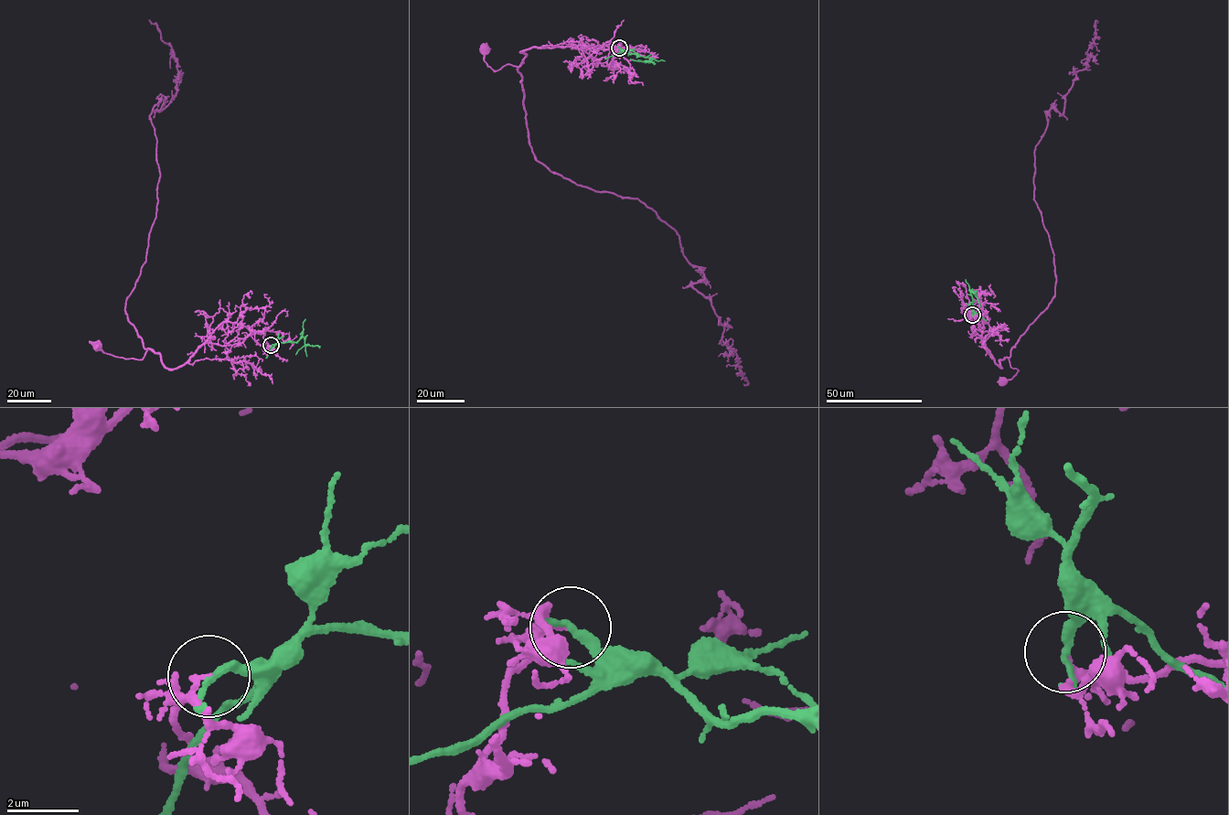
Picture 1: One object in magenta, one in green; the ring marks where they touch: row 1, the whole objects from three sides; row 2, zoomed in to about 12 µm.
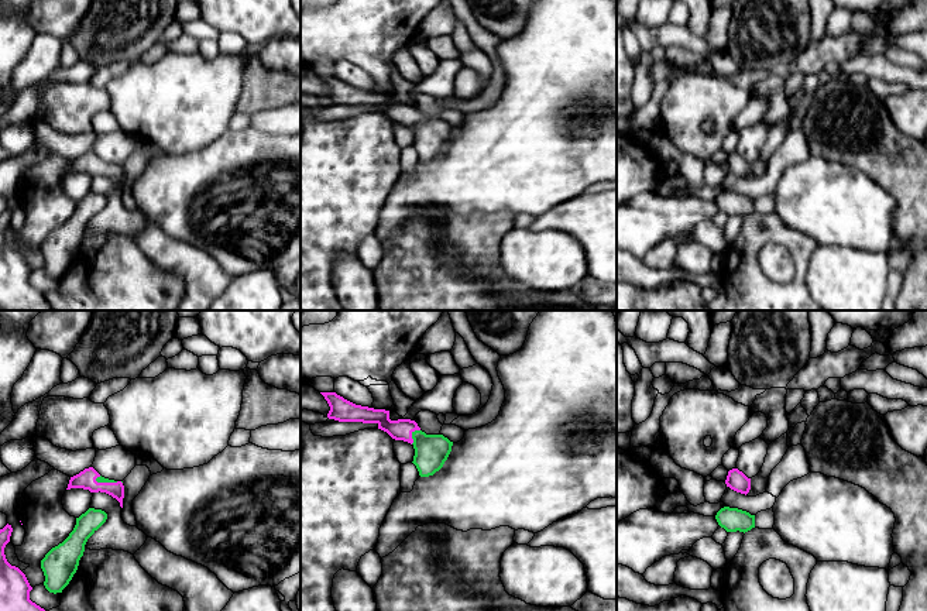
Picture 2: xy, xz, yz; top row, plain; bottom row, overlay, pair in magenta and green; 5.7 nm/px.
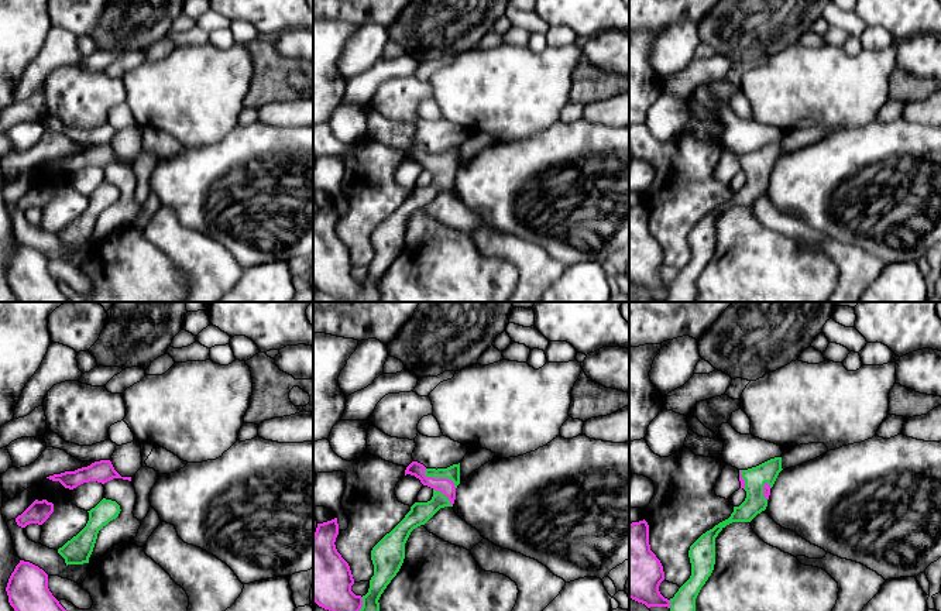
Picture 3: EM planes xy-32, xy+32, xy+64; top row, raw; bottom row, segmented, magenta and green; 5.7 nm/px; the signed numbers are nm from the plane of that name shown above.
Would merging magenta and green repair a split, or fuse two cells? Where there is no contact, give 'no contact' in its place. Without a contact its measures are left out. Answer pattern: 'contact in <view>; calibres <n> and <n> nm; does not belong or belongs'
contact in xz; calibres 120 and 190 nm; does not belong

